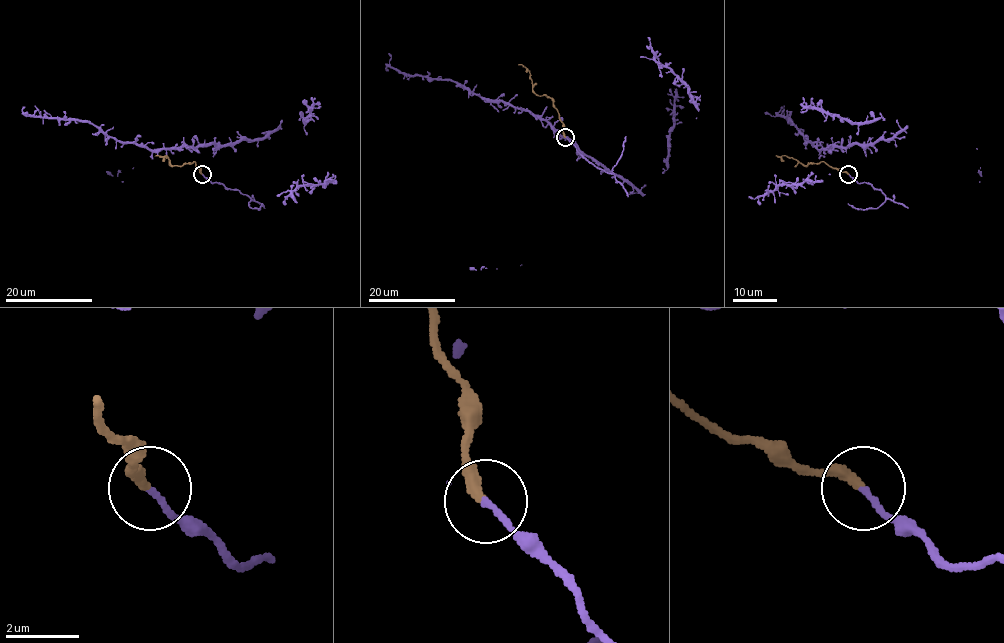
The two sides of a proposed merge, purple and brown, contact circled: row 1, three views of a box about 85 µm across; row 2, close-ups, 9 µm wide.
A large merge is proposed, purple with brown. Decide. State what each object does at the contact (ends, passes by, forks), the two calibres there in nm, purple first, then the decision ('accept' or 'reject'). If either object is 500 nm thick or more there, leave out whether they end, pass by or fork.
purple ends; brown ends; calibres 160 and 300 nm; reject

